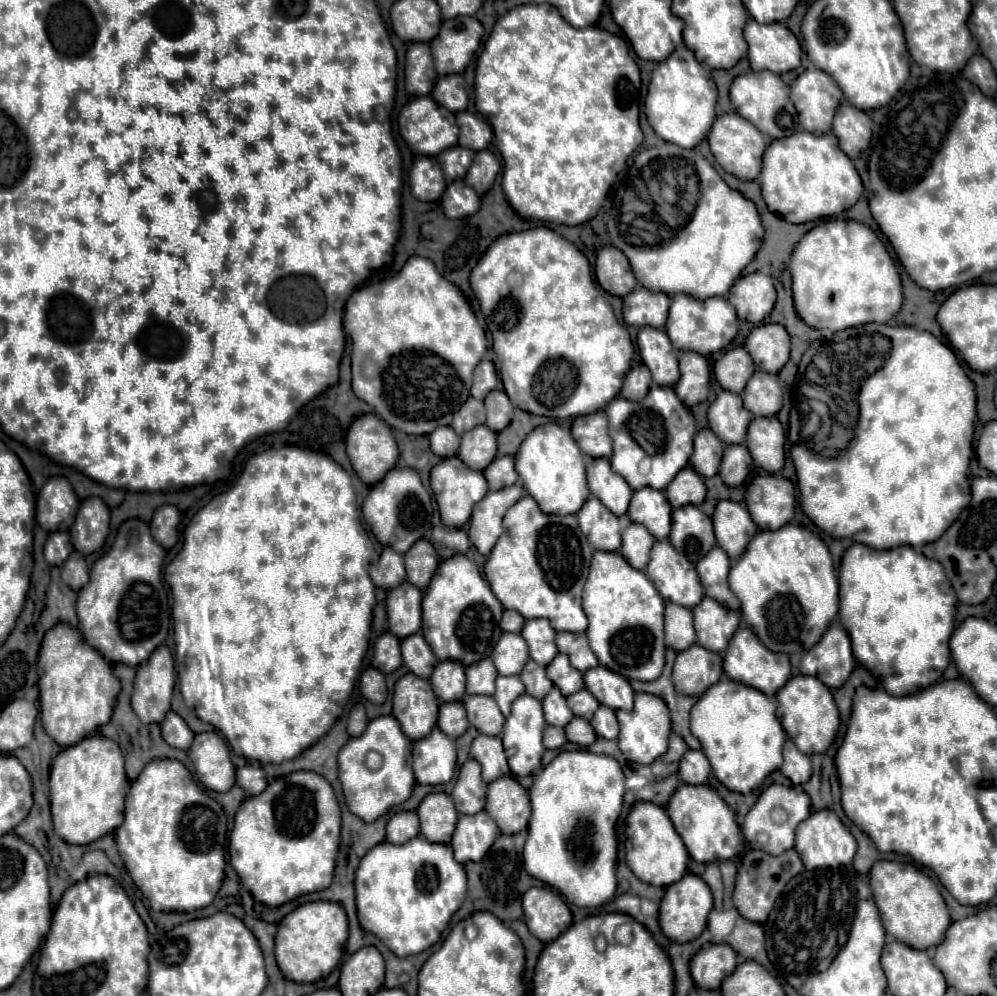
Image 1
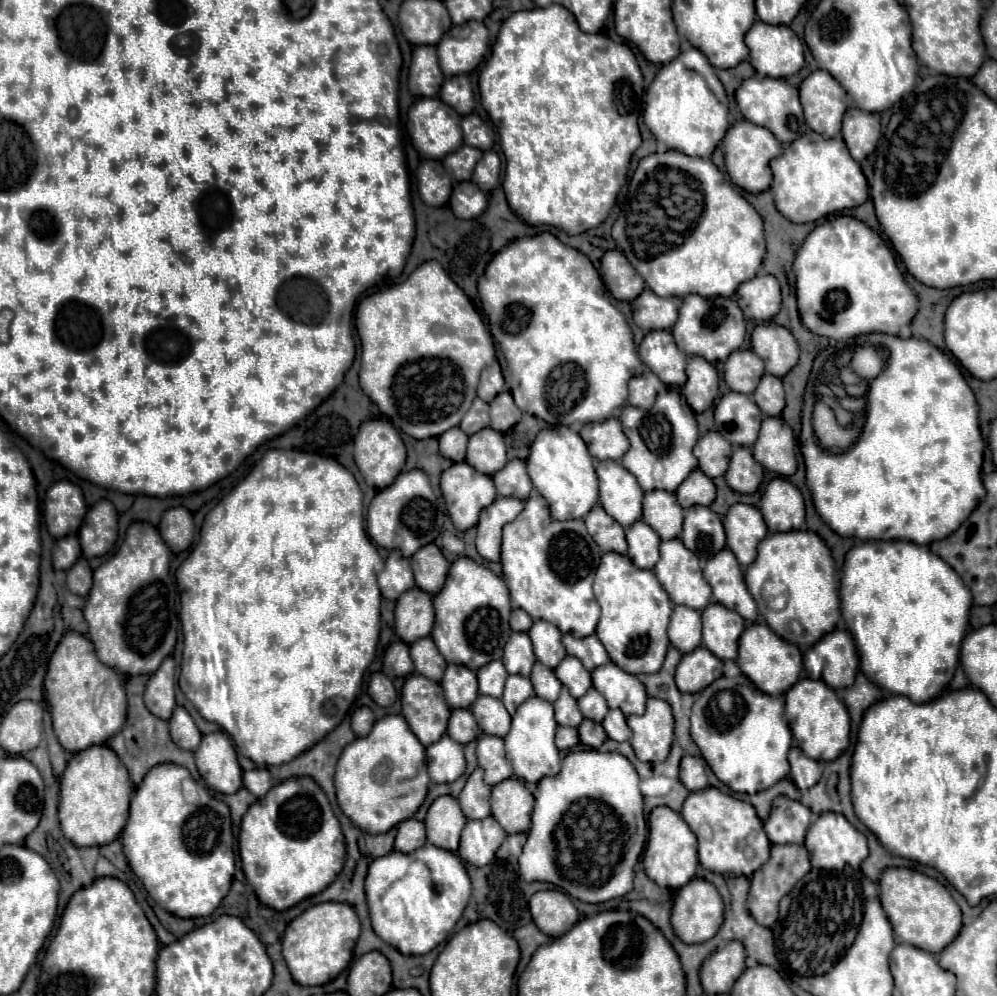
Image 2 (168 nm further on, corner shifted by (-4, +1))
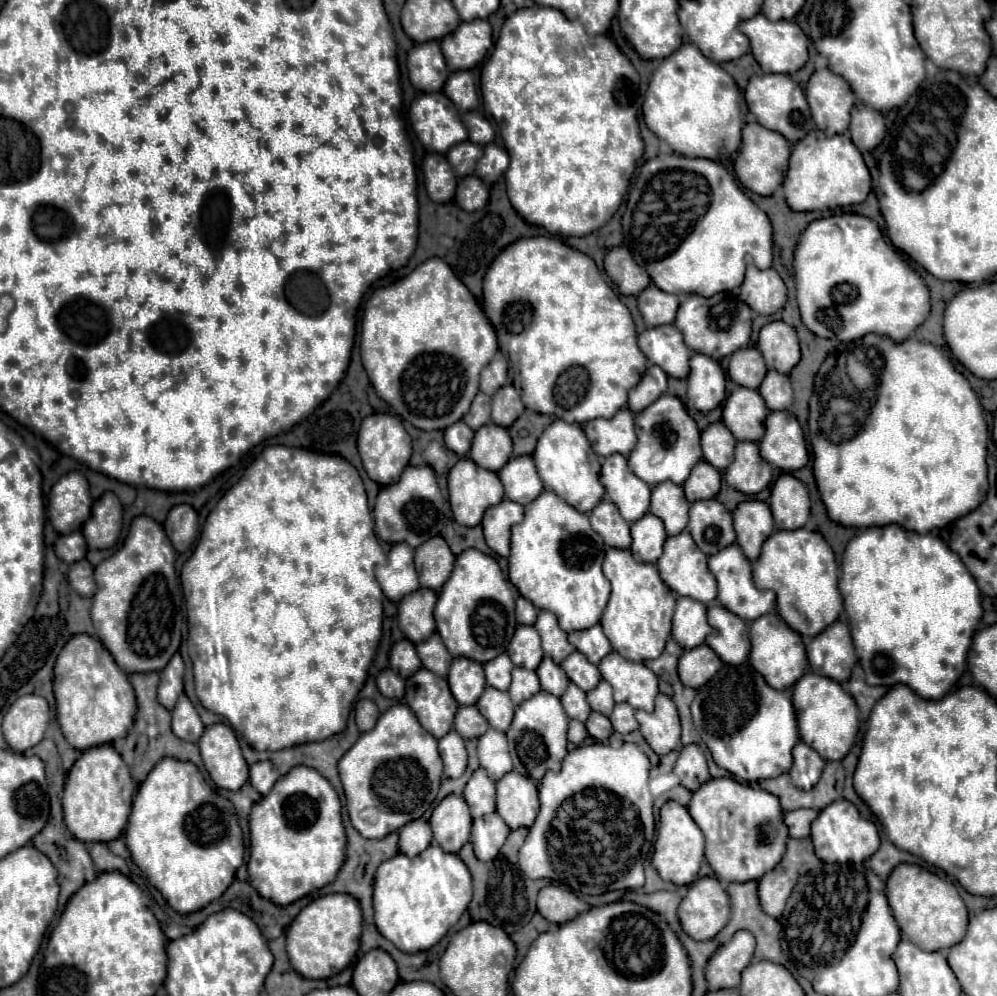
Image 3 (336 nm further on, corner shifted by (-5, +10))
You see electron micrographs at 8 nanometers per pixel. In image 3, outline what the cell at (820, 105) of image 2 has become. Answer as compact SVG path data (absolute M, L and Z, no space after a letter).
M817 69L807 81L805 97L811 117L819 129L823 129L827 135L847 131L849 111L855 103L855 95L841 75L835 75L829 69Z

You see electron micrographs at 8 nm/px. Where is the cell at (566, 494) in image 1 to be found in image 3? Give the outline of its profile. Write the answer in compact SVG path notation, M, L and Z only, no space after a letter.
M555 419L539 437L533 461L537 465L537 473L547 489L555 491L563 501L581 513L589 513L605 495L603 485L599 483L597 471L601 469L591 443L587 441L583 429L575 423L565 423L563 419Z

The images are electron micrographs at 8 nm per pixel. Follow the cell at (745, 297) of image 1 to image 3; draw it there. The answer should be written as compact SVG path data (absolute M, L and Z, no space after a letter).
M747 269L747 277L739 289L739 297L759 315L773 315L785 305L787 287L775 269Z

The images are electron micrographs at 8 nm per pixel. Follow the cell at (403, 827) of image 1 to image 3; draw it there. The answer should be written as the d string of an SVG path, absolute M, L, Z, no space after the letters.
M423 819L409 821L407 825L403 825L399 829L399 851L407 853L409 857L415 857L423 849L427 849L431 839L433 839L433 835L431 835L431 827L427 821L423 821Z

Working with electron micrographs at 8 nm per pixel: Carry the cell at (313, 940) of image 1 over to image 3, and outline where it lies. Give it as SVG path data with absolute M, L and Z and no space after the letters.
M333 893L311 901L287 929L287 953L297 973L307 979L329 979L351 965L359 951L361 909L351 895Z

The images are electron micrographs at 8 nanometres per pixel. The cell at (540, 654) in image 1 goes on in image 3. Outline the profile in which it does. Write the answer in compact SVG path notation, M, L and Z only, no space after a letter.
M551 611L539 613L535 621L535 629L539 631L545 655L549 655L555 663L561 663L567 655L575 651L575 647L567 641L567 633L559 627L557 617Z

